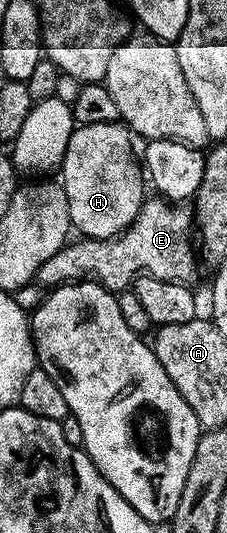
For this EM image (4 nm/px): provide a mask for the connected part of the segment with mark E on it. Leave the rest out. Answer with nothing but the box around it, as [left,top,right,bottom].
[35,195,198,290]

